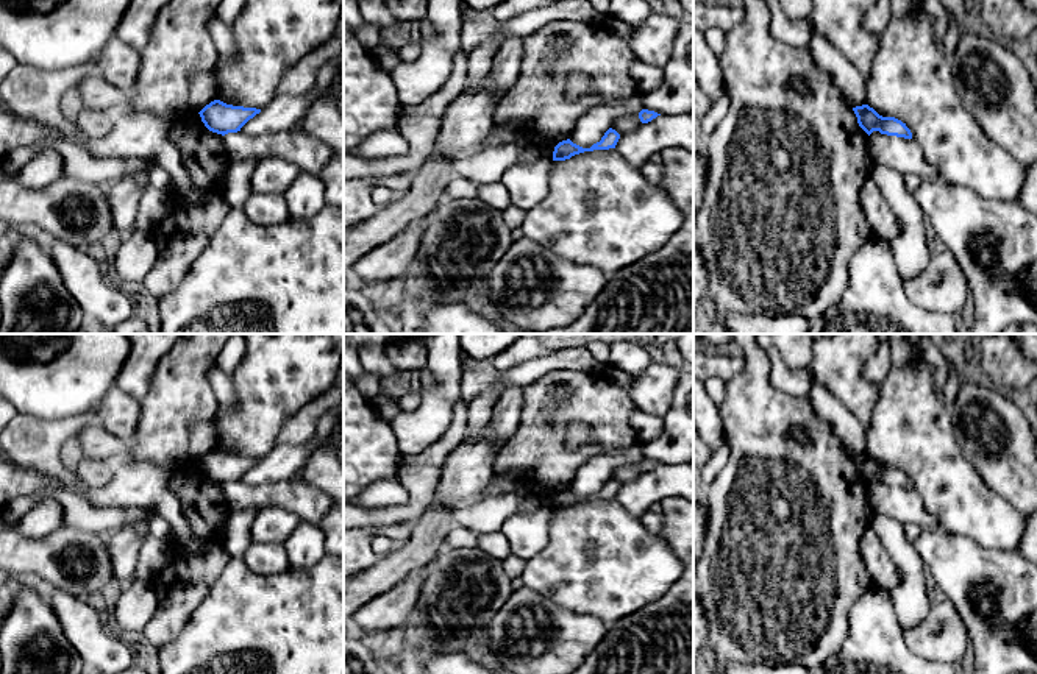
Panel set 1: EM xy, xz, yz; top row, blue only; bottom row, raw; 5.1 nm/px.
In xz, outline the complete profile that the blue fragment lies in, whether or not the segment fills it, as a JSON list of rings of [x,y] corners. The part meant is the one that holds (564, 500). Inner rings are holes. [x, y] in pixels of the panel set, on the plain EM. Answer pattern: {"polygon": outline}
{"polygon": [[[609,477],[600,491],[593,493],[590,498],[583,498],[576,493],[573,493],[570,488],[559,491],[554,496],[553,501],[553,510],[565,510],[570,509],[575,504],[584,502],[584,501],[593,501],[593,499],[609,499],[615,498],[617,491],[620,488],[620,484]]]}

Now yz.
{"polygon": [[[868,454],[853,457],[859,476],[870,485],[873,481],[881,484],[912,488],[910,479],[895,466],[882,466]]]}

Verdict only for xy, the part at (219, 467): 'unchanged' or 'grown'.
unchanged

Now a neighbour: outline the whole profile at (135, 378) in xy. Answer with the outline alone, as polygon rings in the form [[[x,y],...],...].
[[[125,334],[131,351],[116,379],[116,385],[141,401],[150,387],[151,376],[161,357],[183,334]]]

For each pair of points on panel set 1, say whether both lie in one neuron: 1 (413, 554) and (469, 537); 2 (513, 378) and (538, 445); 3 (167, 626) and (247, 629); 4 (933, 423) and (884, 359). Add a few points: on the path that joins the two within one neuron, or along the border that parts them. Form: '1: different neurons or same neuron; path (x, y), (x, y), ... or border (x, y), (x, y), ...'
1: different neurons; border (455, 525), (444, 545)
2: different neurons; border (555, 370), (541, 375), (522, 389)
3: different neurons; border (205, 596), (183, 629), (158, 649)
4: different neurons; border (894, 364), (878, 384)

